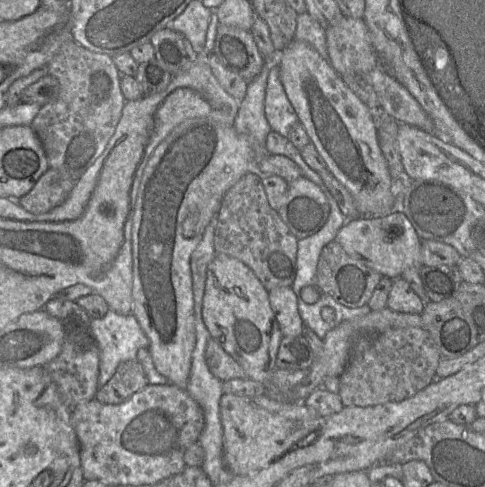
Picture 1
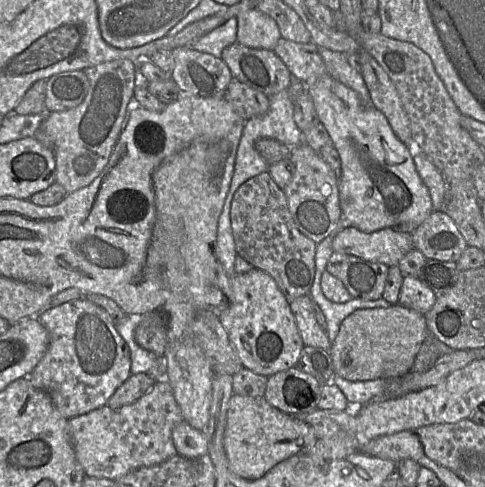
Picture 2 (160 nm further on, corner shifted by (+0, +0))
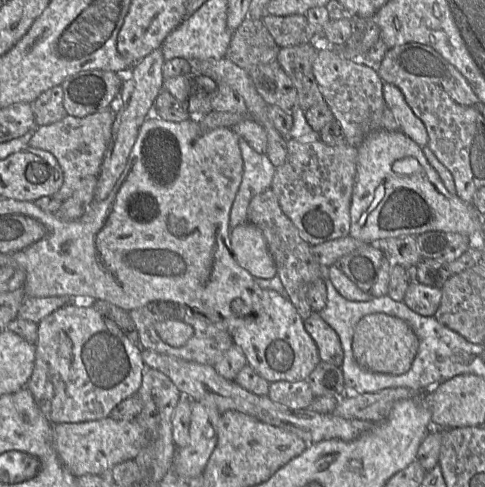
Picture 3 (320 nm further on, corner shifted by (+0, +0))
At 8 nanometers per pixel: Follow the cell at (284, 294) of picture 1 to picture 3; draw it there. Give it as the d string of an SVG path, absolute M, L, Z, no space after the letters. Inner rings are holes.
M314 311L303 321L306 331L317 344L321 361L339 366L343 363L344 352L336 331Z

